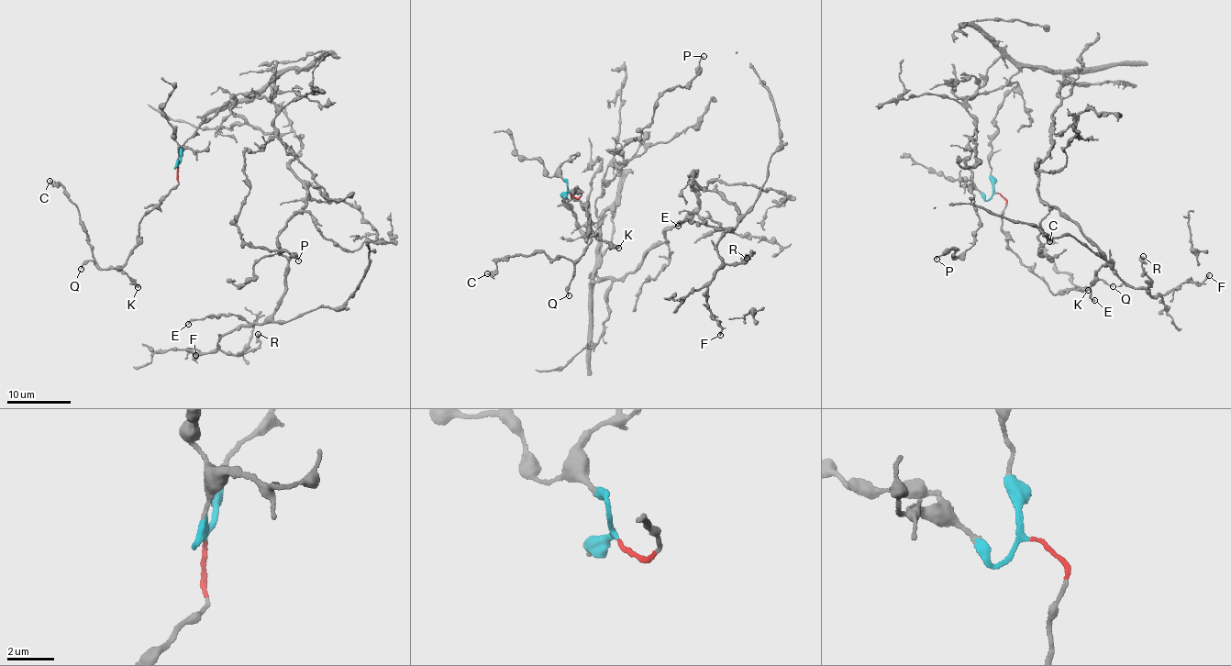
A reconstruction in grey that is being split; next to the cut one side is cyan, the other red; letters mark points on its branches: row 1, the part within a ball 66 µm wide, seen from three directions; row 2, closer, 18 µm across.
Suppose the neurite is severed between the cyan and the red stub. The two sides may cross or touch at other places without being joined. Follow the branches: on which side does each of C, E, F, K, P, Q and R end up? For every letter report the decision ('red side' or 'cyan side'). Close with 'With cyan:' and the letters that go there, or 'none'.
C: red side
E: cyan side
F: cyan side
K: red side
P: cyan side
Q: red side
R: cyan side
With cyan: E, F, P, R

